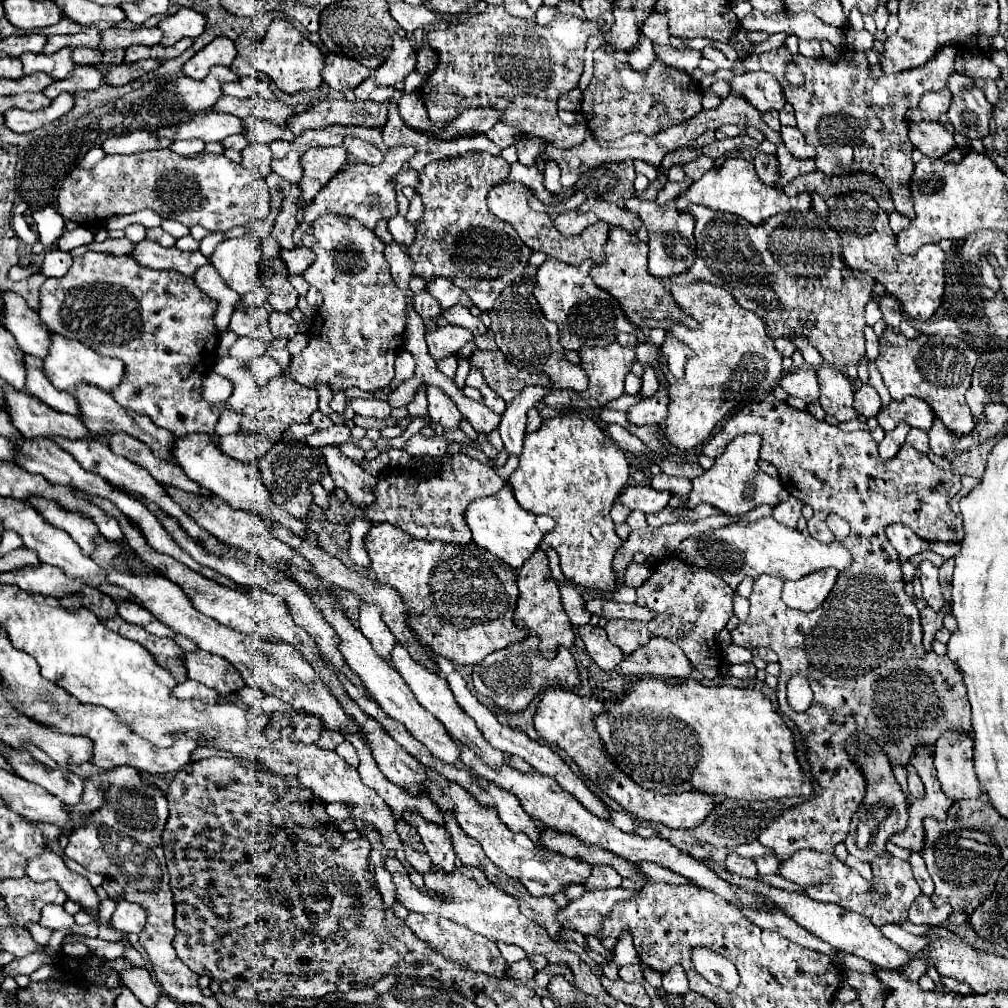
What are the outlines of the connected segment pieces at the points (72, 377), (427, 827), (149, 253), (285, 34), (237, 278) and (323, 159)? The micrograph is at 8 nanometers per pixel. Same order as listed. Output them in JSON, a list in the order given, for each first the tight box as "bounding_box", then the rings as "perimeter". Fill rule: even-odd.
[{"bounding_box":[44,333,124,393],"perimeter":[[[50,333],[50,349],[48,349],[48,355],[44,357],[44,375],[50,379],[50,383],[56,389],[62,389],[68,393],[72,393],[80,383],[96,385],[102,391],[112,391],[116,383],[120,383],[120,379],[124,377],[124,365],[120,363],[120,359],[104,357],[74,339],[62,337],[58,333]]]},{"bounding_box":[402,809,456,871],"perimeter":[[[406,809],[402,811],[404,821],[408,821],[418,835],[422,837],[422,843],[426,845],[426,853],[430,855],[432,863],[436,867],[440,867],[442,871],[454,871],[456,865],[456,855],[452,849],[452,837],[446,831],[444,825],[436,825],[436,823],[428,823],[418,811],[414,809]]]},{"bounding_box":[132,239,208,277],"perimeter":[[[148,239],[134,245],[132,257],[138,263],[142,263],[144,267],[174,269],[174,271],[180,271],[182,275],[188,275],[188,277],[192,277],[196,273],[196,269],[200,269],[202,265],[208,263],[208,259],[200,251],[186,253],[176,247],[166,249],[166,247],[158,245],[154,241],[148,241]]]},{"bounding_box":[250,19,324,95],"perimeter":[[[274,19],[260,41],[260,45],[252,51],[250,63],[254,69],[268,75],[276,87],[288,95],[298,93],[302,89],[318,89],[322,85],[322,69],[324,69],[324,55],[320,49],[310,43],[292,23],[286,19]]]},{"bounding_box":[210,233,262,297],"perimeter":[[[256,233],[224,241],[210,255],[210,263],[216,267],[222,281],[242,297],[262,285],[258,275],[260,243]]]},{"bounding_box":[298,147,346,203],"perimeter":[[[312,147],[300,157],[304,169],[298,181],[300,195],[304,203],[312,203],[316,193],[346,165],[344,147]]]}]

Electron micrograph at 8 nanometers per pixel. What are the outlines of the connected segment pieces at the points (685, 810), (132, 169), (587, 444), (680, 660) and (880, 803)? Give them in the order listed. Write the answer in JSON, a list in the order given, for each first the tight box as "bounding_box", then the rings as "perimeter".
[{"bounding_box":[534,687,712,829],"perimeter":[[[552,687],[544,693],[542,701],[538,703],[538,709],[534,713],[534,729],[544,741],[558,745],[564,749],[574,763],[580,767],[580,771],[600,787],[608,797],[612,797],[618,805],[624,807],[626,813],[636,815],[642,821],[648,823],[662,823],[670,829],[692,829],[698,827],[708,811],[712,811],[712,797],[706,793],[680,793],[680,795],[662,795],[656,791],[648,791],[634,783],[626,773],[622,773],[618,767],[612,765],[612,761],[604,755],[600,747],[600,737],[596,735],[592,717],[600,715],[604,711],[602,699],[596,697],[580,697],[572,691]]]},{"bounding_box":[58,149,270,231],"perimeter":[[[170,149],[140,151],[132,155],[106,155],[92,169],[76,167],[66,179],[58,195],[58,211],[64,219],[80,225],[100,225],[110,215],[126,215],[142,209],[156,211],[162,219],[180,221],[186,227],[202,225],[208,231],[230,231],[238,225],[248,225],[270,215],[270,191],[264,177],[250,173],[244,165],[228,161],[224,155],[198,153],[194,157],[182,157]]]},{"bounding_box":[508,411,630,591],"perimeter":[[[572,411],[564,413],[562,417],[546,419],[538,431],[528,433],[524,437],[520,463],[508,477],[508,485],[522,509],[530,513],[550,515],[556,521],[556,527],[552,529],[552,533],[544,535],[544,541],[558,551],[564,577],[578,587],[594,591],[614,591],[618,585],[616,571],[612,569],[612,559],[624,545],[624,541],[614,531],[610,509],[616,497],[622,493],[628,477],[630,467],[624,457],[624,451],[584,413]]]},{"bounding_box":[616,637,690,677],"perimeter":[[[654,637],[648,645],[626,655],[616,667],[618,675],[650,675],[650,677],[688,677],[690,661],[682,649],[664,637]]]},{"bounding_box":[844,733,908,861],"perimeter":[[[856,733],[856,735],[848,737],[844,749],[850,755],[850,759],[860,767],[860,771],[866,779],[866,797],[862,801],[862,811],[860,811],[860,815],[852,815],[850,833],[844,841],[844,845],[846,845],[848,853],[858,857],[860,861],[872,861],[876,855],[886,853],[884,845],[890,839],[890,835],[900,833],[906,827],[908,803],[906,803],[904,793],[900,791],[900,785],[896,783],[896,779],[892,775],[890,761],[888,761],[886,753],[882,751],[882,747],[876,743],[876,739],[872,739],[866,733]]]}]

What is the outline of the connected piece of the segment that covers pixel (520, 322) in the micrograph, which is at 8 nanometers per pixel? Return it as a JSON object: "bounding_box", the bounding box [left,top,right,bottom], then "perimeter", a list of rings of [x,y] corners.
{"bounding_box":[488,279,588,391],"perimeter":[[[532,279],[522,283],[520,287],[512,287],[512,285],[506,287],[506,291],[500,293],[494,307],[488,311],[488,315],[492,319],[490,329],[496,335],[496,345],[514,367],[528,369],[530,373],[546,373],[556,389],[574,389],[574,391],[588,389],[586,371],[566,361],[564,349],[558,339],[556,323],[548,321],[540,311],[532,295]]]}

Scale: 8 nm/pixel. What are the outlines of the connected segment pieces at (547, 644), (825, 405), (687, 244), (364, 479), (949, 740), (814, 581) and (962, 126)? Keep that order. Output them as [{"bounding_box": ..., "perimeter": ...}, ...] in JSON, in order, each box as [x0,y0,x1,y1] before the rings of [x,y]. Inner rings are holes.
[{"bounding_box":[514,549,574,659],"perimeter":[[[536,549],[532,553],[532,557],[528,559],[528,563],[524,563],[518,569],[516,583],[518,583],[519,595],[516,611],[514,611],[514,623],[519,627],[528,627],[532,633],[536,633],[540,637],[540,653],[546,659],[554,659],[558,647],[572,647],[574,645],[574,627],[562,607],[558,583],[554,581],[552,573],[550,573],[548,557],[542,549]]]},{"bounding_box":[816,365,856,421],"perimeter":[[[822,365],[816,369],[820,383],[820,405],[828,415],[834,415],[838,421],[856,419],[852,407],[852,381],[836,367]]]},{"bounding_box":[626,197,696,279],"perimeter":[[[630,197],[626,199],[626,209],[630,213],[636,213],[642,223],[648,229],[648,273],[658,277],[658,279],[666,279],[678,273],[688,271],[688,267],[692,267],[694,259],[696,259],[696,241],[694,241],[694,219],[690,213],[680,213],[672,207],[666,205],[656,205],[654,201],[646,201],[646,199],[638,199],[638,197]]]},{"bounding_box":[322,445,378,507],"perimeter":[[[324,445],[322,455],[330,469],[330,475],[338,487],[338,483],[346,483],[344,491],[358,507],[366,507],[374,501],[371,487],[378,482],[378,477],[366,472],[350,457],[346,457],[336,445]]]},{"bounding_box":[934,731,982,799],"perimeter":[[[946,731],[934,745],[934,763],[940,785],[948,797],[976,799],[982,795],[980,781],[972,763],[974,739],[966,733]]]},{"bounding_box":[782,567,838,611],"perimeter":[[[834,567],[810,573],[808,577],[802,577],[798,581],[784,581],[782,599],[788,607],[798,611],[812,611],[822,605],[822,601],[828,597],[832,585],[836,583],[838,571]]]},{"bounding_box":[948,87,992,139],"perimeter":[[[978,87],[962,89],[952,95],[948,119],[954,131],[968,139],[984,139],[988,135],[988,123],[992,117],[992,105],[986,101]]]}]

